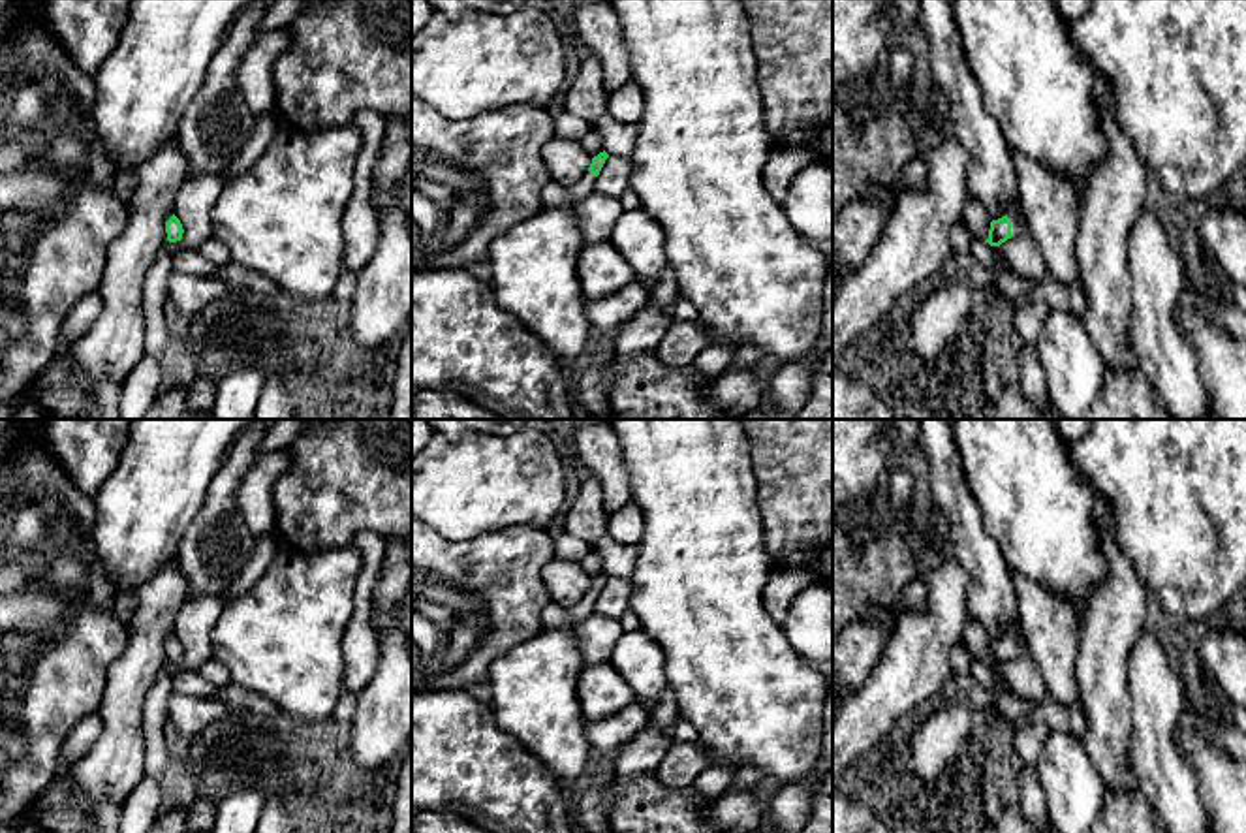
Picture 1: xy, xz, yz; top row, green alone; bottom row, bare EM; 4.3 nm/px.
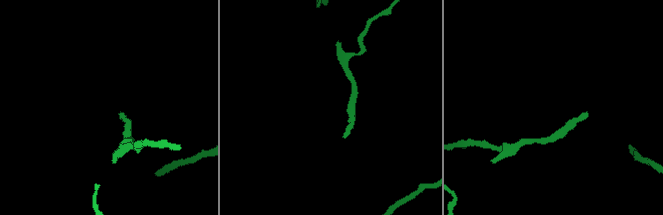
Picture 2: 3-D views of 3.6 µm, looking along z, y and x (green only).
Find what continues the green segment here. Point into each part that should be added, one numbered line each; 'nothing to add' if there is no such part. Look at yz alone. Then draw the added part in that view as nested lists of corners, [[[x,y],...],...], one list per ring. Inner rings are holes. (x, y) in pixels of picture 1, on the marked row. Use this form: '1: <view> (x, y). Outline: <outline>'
1: yz (1017, 220). Outline: [[[1017,209],[1015,212],[1007,212],[1007,218],[1011,222],[1011,233],[1020,235],[1026,229],[1026,220],[1020,209]]]

